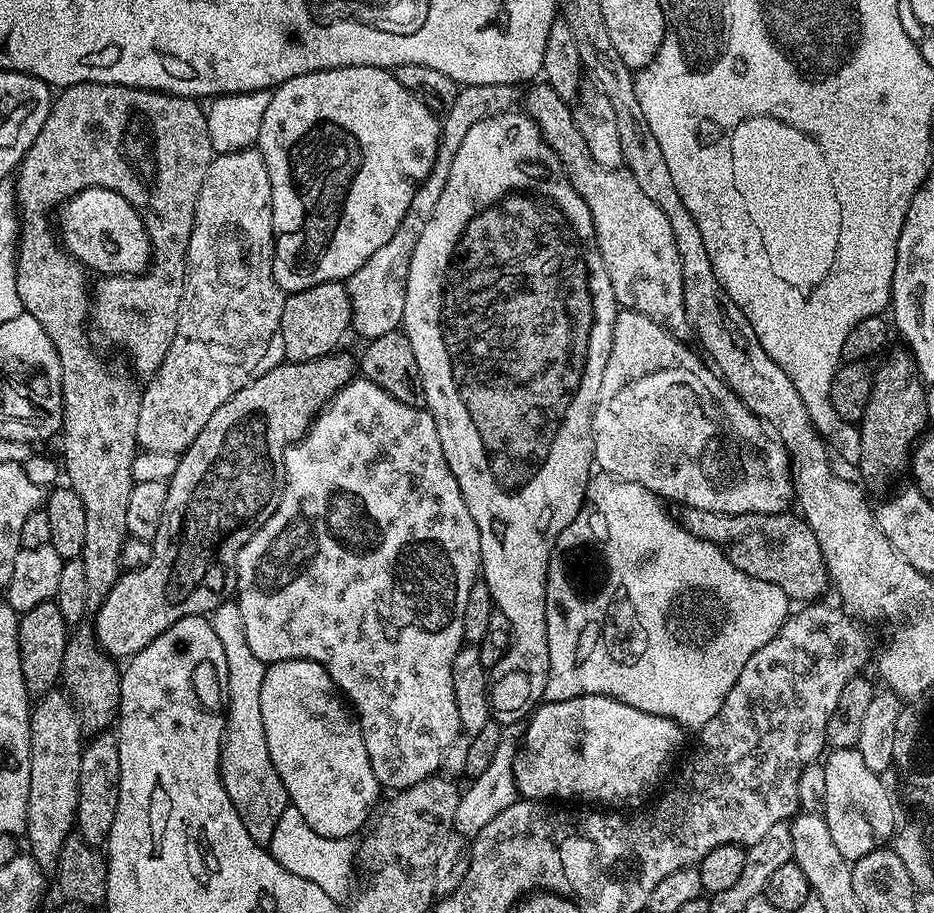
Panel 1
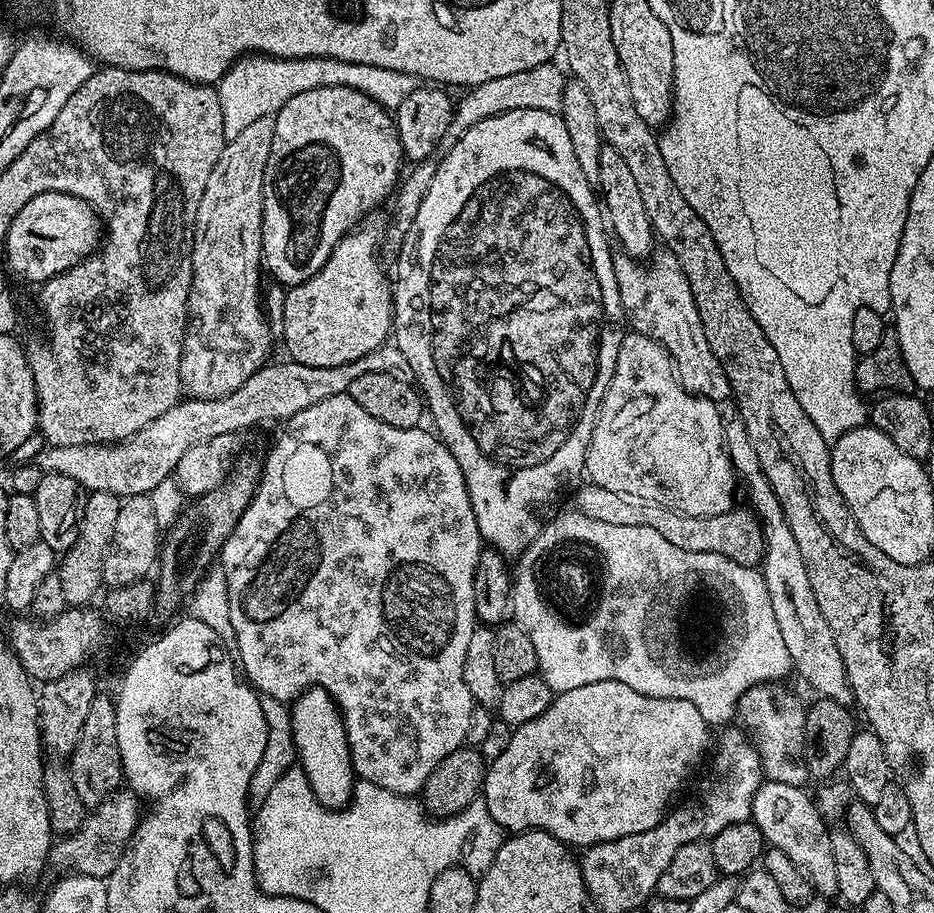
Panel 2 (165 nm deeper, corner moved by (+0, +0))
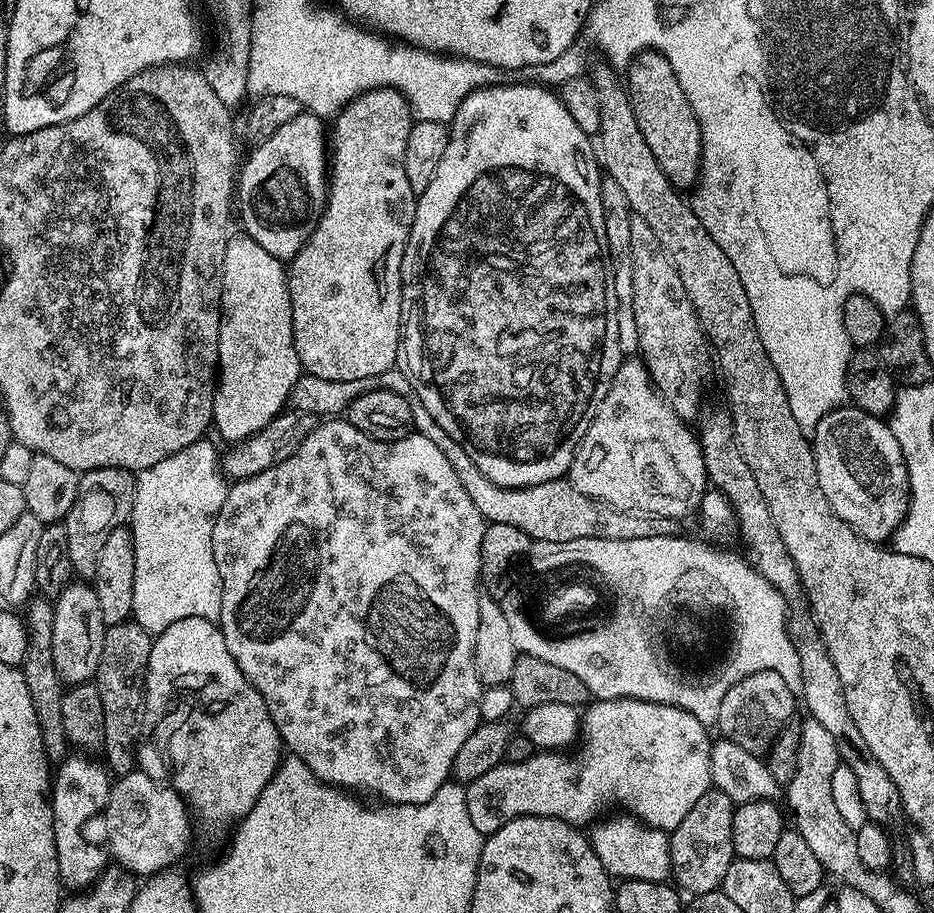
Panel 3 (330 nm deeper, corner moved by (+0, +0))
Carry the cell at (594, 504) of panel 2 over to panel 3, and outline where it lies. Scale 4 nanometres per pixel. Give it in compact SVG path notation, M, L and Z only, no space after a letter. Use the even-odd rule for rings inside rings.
M399 367L386 370L374 378L358 378L354 382L330 382L330 378L318 378L317 376L302 374L298 378L296 385L292 387L290 404L297 412L314 414L318 418L336 418L341 414L347 413L350 402L354 402L354 398L358 398L358 394L366 394L370 390L394 390L394 394L402 394L402 398L406 398L406 402L412 404L415 431L429 438L430 442L438 447L438 450L442 450L446 454L446 458L450 460L450 466L454 468L454 474L458 474L458 482L462 482L462 490L466 490L466 494L470 494L470 502L474 502L474 506L478 506L478 514L482 514L482 518L488 524L518 526L518 530L522 530L522 534L526 534L532 541L541 540L551 544L554 542L574 542L582 538L625 540L626 538L654 538L655 536L677 535L677 521L673 517L651 516L648 512L618 510L606 502L594 499L593 496L578 494L578 490L574 490L574 486L567 478L542 482L541 484L526 486L525 488L503 488L494 482L490 482L490 478L486 478L486 474L482 474L482 470L478 470L478 466L474 466L474 458L470 458L470 454L466 454L466 450L462 450L462 446L458 446L458 442L455 442L450 434L446 434L446 430L443 430L442 426L438 426L434 422L430 412L422 406L414 386L408 381L406 374Z

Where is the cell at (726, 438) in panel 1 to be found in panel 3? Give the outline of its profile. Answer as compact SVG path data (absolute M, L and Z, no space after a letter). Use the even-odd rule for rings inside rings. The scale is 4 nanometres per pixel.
M621 359L590 430L576 447L566 478L578 494L593 496L618 510L673 518L693 515L710 485L699 439L688 428L652 387L644 361Z

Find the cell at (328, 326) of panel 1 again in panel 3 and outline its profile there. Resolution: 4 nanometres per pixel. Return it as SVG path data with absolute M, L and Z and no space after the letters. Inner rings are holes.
M375 88L356 96L345 108L336 113L330 124L330 179L328 181L328 200L324 212L310 238L298 250L298 254L287 265L288 293L292 307L292 341L300 359L300 367L309 376L330 378L330 382L354 382L358 378L374 378L386 370L397 367L402 356L402 286L400 267L404 257L404 246L416 217L418 194L410 190L410 178L406 178L406 141L414 123L412 109L408 100L397 88Z

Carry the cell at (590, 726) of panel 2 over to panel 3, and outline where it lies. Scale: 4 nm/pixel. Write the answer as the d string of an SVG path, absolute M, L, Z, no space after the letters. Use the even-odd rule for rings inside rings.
M630 698L596 700L583 709L578 747L575 749L577 757L568 756L572 754L565 754L560 750L540 750L537 751L535 756L526 758L526 762L518 762L517 764L505 762L494 766L490 770L486 770L486 774L482 774L482 778L478 778L473 784L467 785L464 793L466 794L466 810L470 810L470 822L474 822L475 828L486 838L491 836L493 832L498 831L502 826L506 826L506 822L510 822L519 816L549 816L573 826L588 826L605 811L603 808L607 804L617 804L620 807L617 809L623 810L627 815L635 816L637 820L650 825L650 827L671 834L678 826L678 822L682 822L682 818L686 818L686 814L690 814L691 808L694 807L694 802L698 802L698 798L702 798L702 794L706 794L712 788L710 750L712 749L713 741L711 739L708 740L708 732L709 729L702 722L698 722L698 718L694 718L692 714L678 706L655 704L654 702L631 700Z

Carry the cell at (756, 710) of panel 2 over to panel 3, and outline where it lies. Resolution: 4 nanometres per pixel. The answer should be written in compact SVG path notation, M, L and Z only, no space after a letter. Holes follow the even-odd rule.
M758 670L742 682L730 686L726 690L726 698L722 698L722 707L718 709L715 727L720 728L719 735L730 742L738 742L742 750L750 750L757 754L767 753L780 734L782 726L793 719L797 704L797 693L790 690L786 678L774 670Z

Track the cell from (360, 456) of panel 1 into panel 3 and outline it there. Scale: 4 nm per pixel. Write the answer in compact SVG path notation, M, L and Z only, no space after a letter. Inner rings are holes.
M328 418L317 423L314 431L302 442L302 446L286 462L278 462L270 466L270 470L262 470L262 474L254 474L245 480L235 481L228 489L226 502L222 502L222 510L216 515L216 525L212 535L212 549L214 550L214 562L218 566L218 574L222 578L222 610L220 611L220 632L226 638L226 650L238 662L238 670L246 674L246 678L262 694L266 706L270 710L270 718L274 718L274 726L278 730L283 747L291 755L302 758L306 766L323 784L331 784L341 790L356 790L352 788L365 788L368 792L380 796L381 801L390 804L421 804L430 798L444 785L449 783L452 776L452 763L454 758L458 758L458 749L462 742L474 734L474 730L480 725L480 694L482 685L480 679L476 677L474 670L474 634L478 634L478 598L482 591L482 577L480 574L480 563L482 562L482 534L484 533L486 522L482 514L478 514L478 506L470 502L470 494L462 490L462 482L458 482L458 474L454 474L454 468L450 466L450 460L446 454L429 438L422 433L413 431L411 436L398 438L394 442L382 442L362 434L358 426L354 426L346 418Z

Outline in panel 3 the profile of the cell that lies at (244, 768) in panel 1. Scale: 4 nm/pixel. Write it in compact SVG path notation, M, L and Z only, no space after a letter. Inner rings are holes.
M205 438L186 446L186 450L178 450L178 454L170 454L170 458L162 458L154 466L142 470L136 476L136 497L132 507L130 517L130 527L132 530L132 541L134 542L134 606L132 607L131 619L140 624L147 632L158 634L166 630L176 620L181 620L187 616L197 616L216 622L220 619L222 610L222 578L218 574L218 566L214 562L214 550L212 549L212 535L216 525L216 515L222 510L222 502L226 502L228 497L229 481L222 471L222 456L210 442L211 439Z

